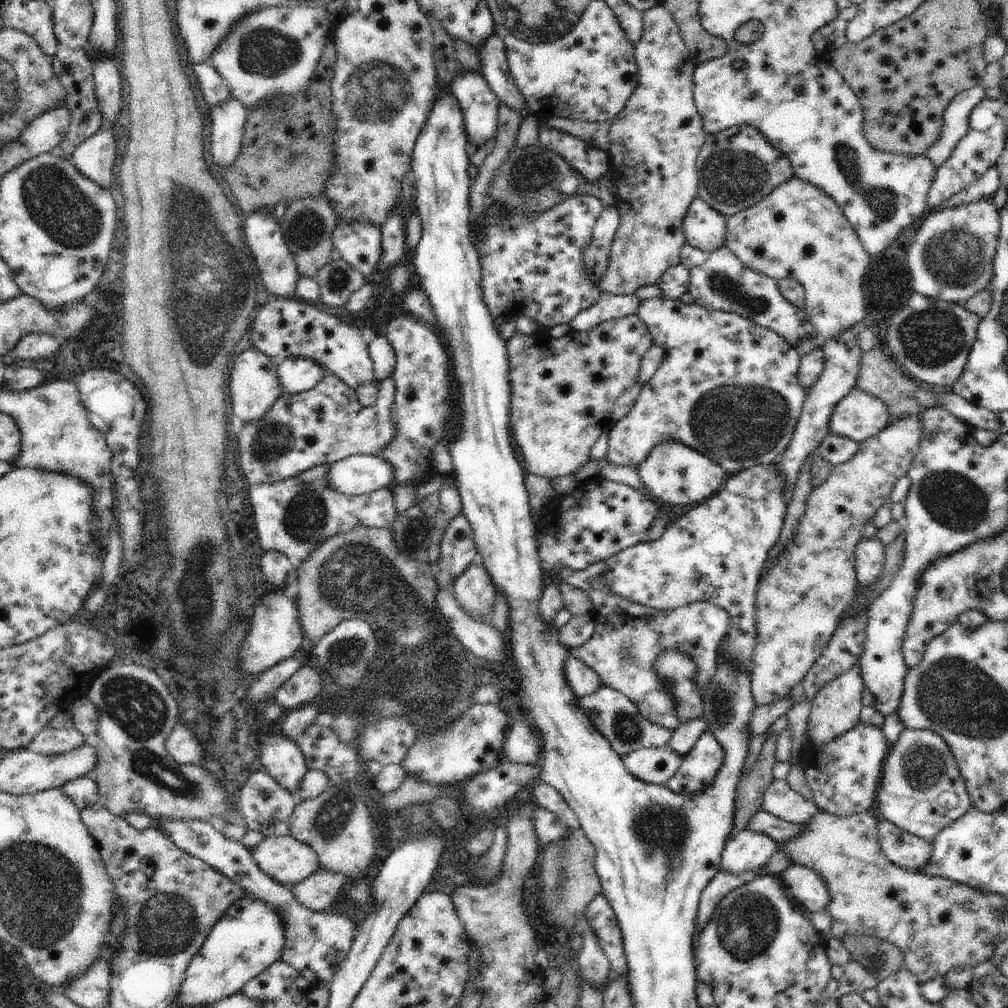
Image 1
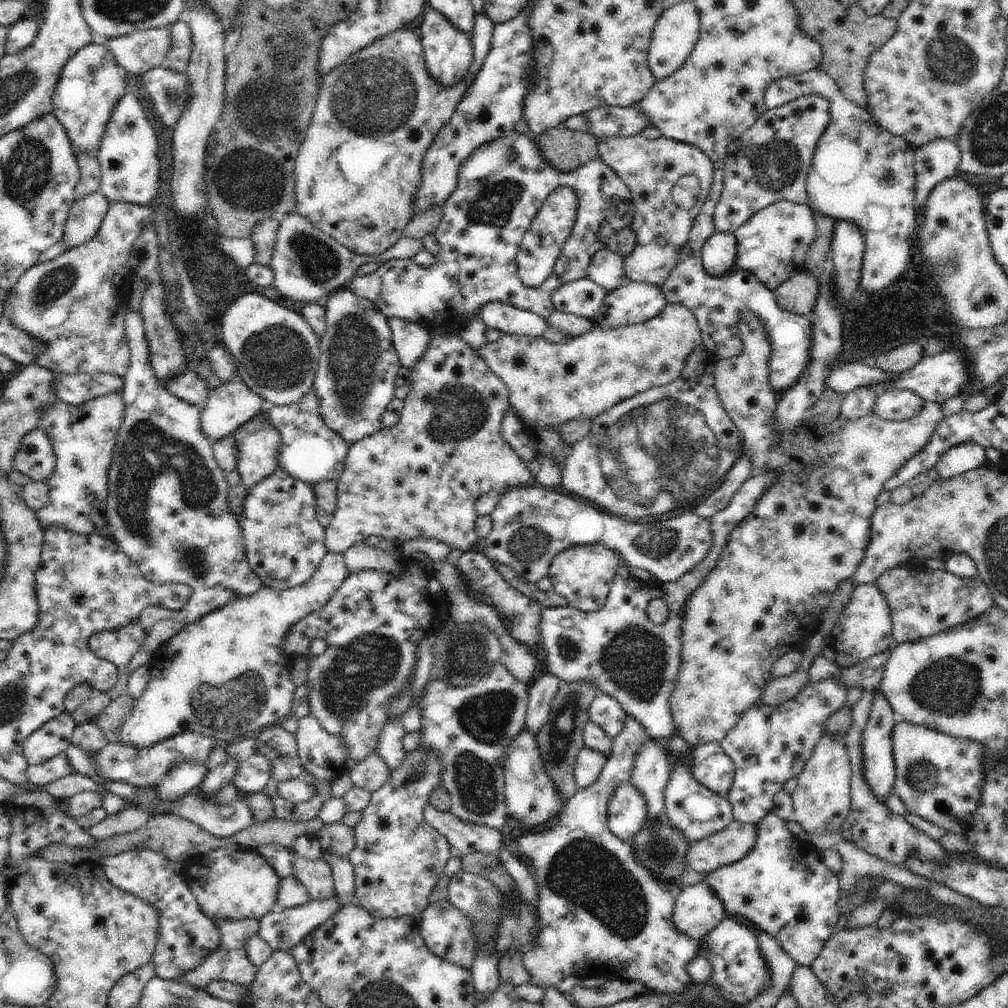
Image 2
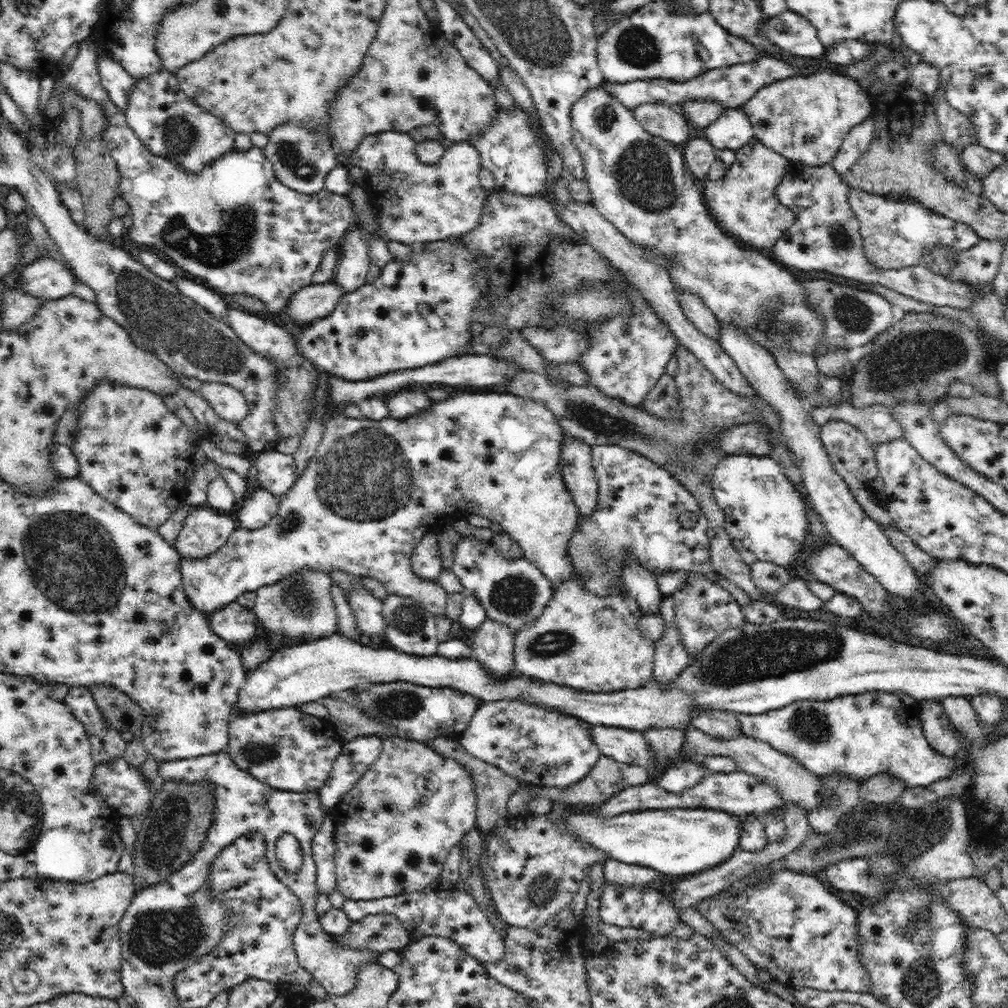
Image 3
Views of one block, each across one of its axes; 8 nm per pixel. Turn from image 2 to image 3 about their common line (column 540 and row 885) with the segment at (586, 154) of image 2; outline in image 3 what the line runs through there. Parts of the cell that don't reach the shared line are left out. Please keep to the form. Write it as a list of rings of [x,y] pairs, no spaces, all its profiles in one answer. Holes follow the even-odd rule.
[[[184,780],[159,781],[155,796],[149,804],[148,815],[139,823],[134,824],[137,832],[135,842],[134,873],[130,874],[135,885],[135,892],[144,887],[159,884],[160,880],[166,880],[172,872],[180,871],[180,868],[192,860],[200,844],[206,840],[206,832],[212,826],[214,820],[214,800],[213,783],[209,780],[202,782],[186,782]]]

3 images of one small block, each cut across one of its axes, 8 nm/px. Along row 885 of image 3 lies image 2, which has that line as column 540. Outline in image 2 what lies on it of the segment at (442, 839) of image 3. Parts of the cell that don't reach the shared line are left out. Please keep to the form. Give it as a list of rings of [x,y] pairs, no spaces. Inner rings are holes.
[[[667,303],[655,318],[641,324],[617,328],[594,324],[584,335],[564,339],[560,343],[550,343],[543,336],[506,333],[498,341],[487,343],[476,352],[506,386],[510,408],[524,423],[523,427],[529,430],[559,430],[566,422],[576,418],[586,418],[593,422],[600,414],[609,412],[620,402],[629,400],[636,394],[676,381],[689,356],[696,350],[706,350],[702,343],[701,331],[694,314],[680,304]]]

